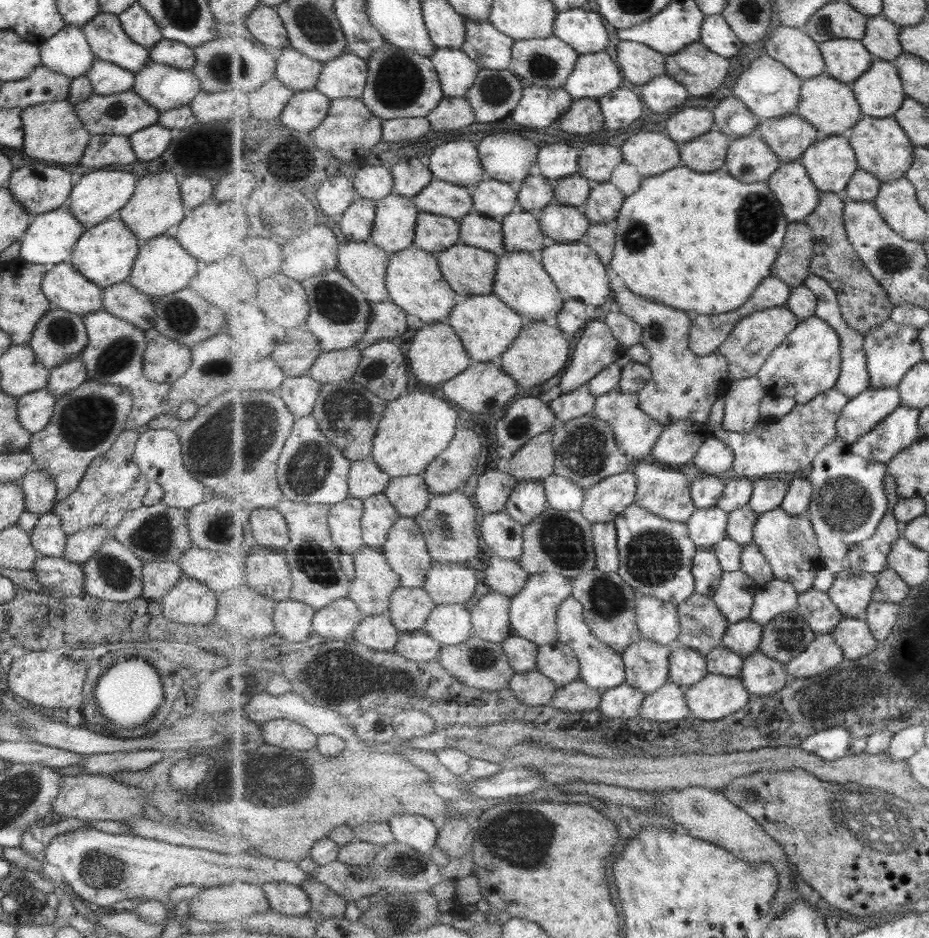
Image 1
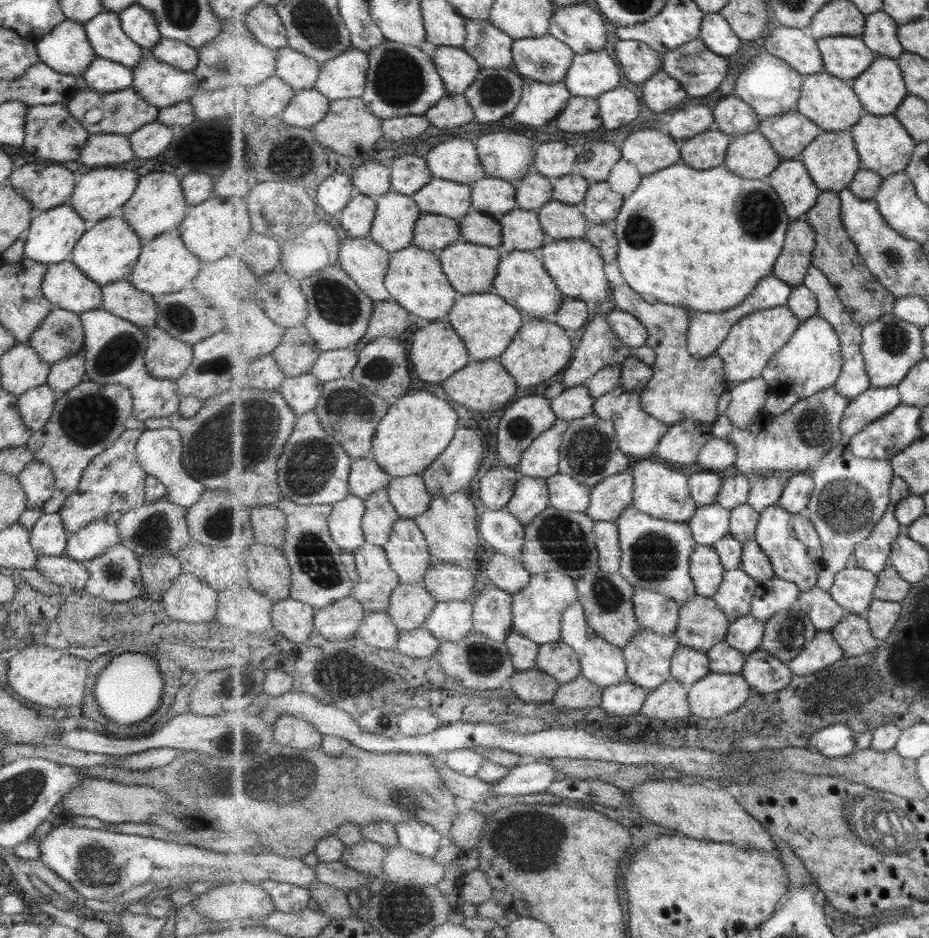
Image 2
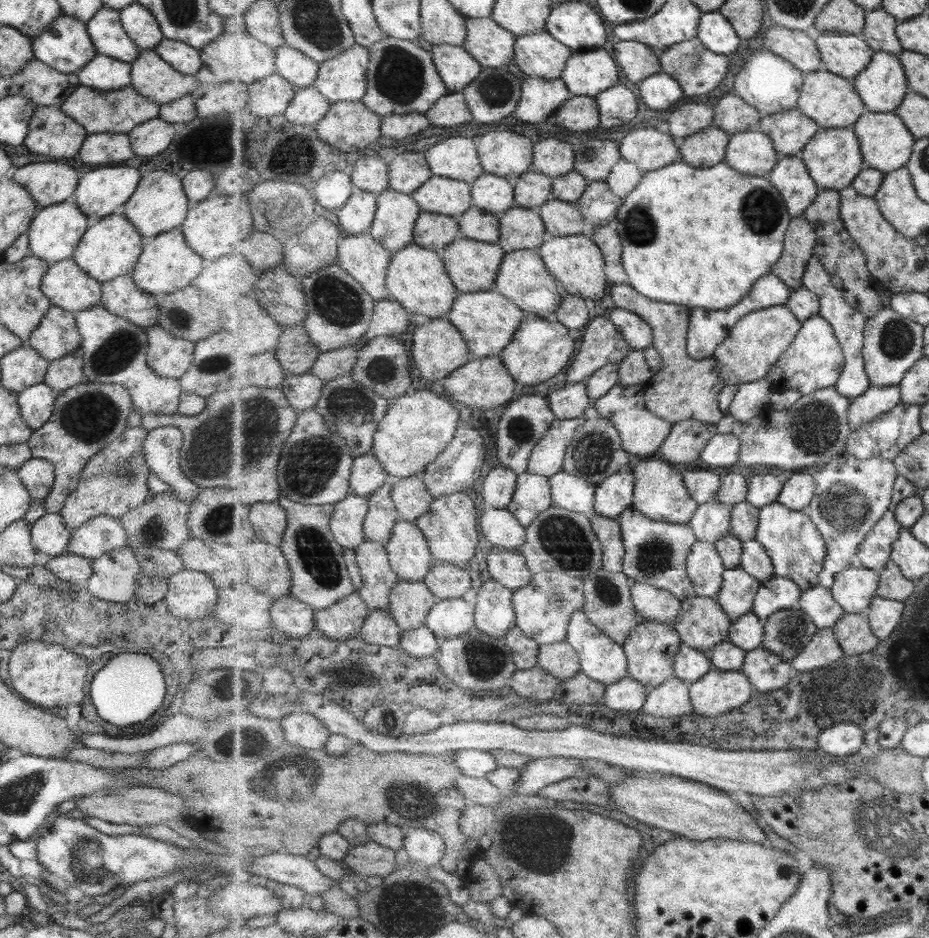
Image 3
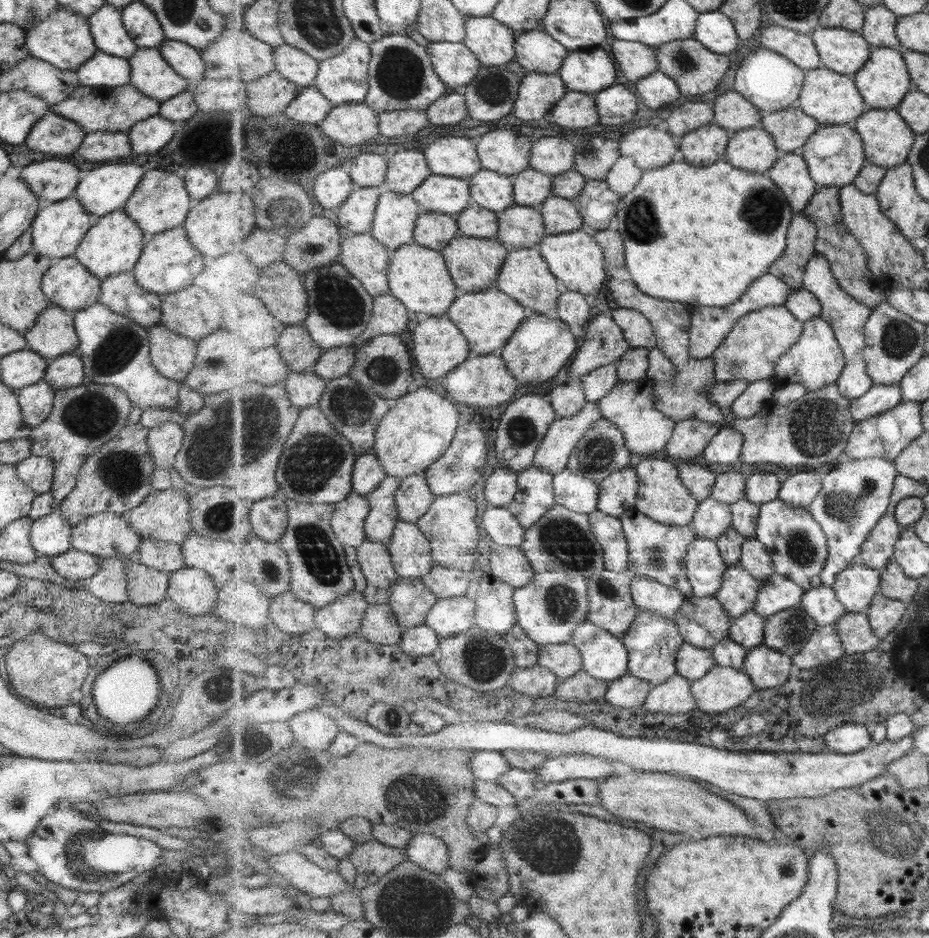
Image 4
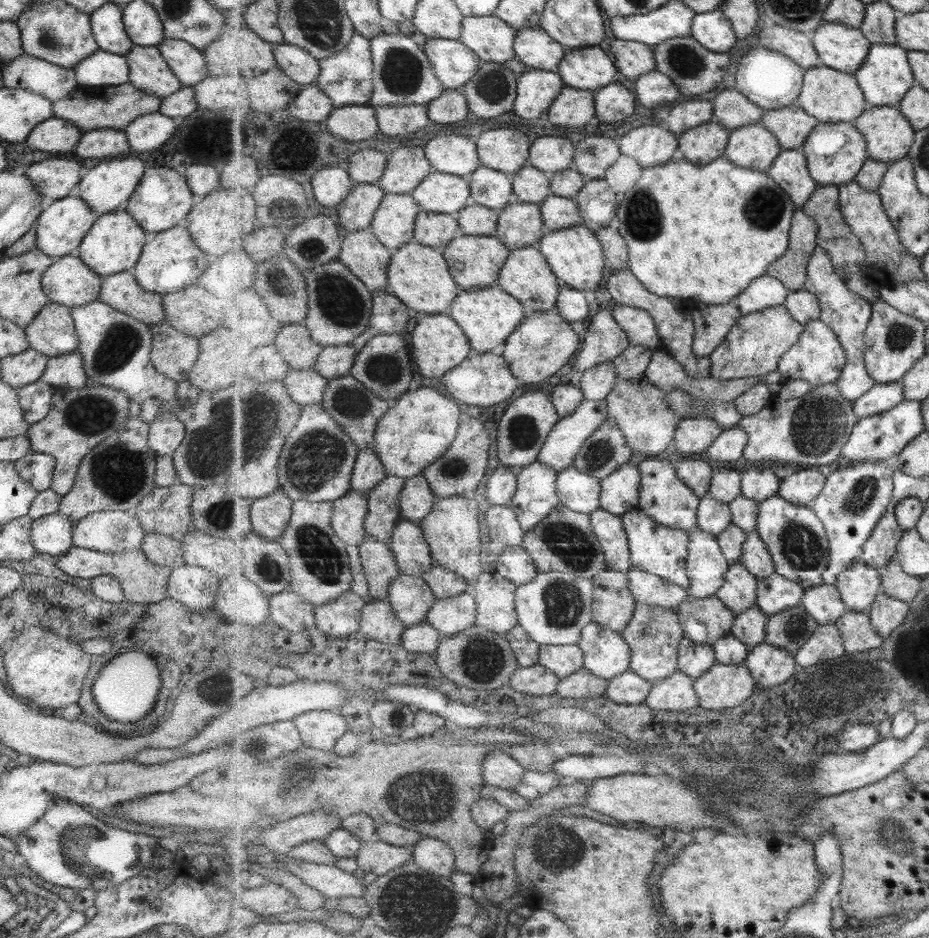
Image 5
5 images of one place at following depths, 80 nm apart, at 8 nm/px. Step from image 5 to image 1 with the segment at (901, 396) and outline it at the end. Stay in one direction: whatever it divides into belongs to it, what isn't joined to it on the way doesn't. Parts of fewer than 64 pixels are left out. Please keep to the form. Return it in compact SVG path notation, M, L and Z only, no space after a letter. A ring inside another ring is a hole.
M897 388L868 389L851 399L843 410L838 422L839 438L852 446L901 406Z

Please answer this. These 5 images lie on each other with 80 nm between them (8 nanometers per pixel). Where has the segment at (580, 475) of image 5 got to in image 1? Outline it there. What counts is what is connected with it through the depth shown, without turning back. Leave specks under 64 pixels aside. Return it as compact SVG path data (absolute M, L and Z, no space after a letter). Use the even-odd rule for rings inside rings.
M558 474L542 481L546 487L549 506L560 511L581 511L586 502L586 489L574 480Z

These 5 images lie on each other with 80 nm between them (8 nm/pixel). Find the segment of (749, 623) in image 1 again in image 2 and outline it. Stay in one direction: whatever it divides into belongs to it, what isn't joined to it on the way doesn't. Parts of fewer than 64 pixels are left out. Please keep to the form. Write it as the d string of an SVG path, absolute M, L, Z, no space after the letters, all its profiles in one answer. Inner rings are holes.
M749 614L731 623L724 641L749 655L762 646L765 630L766 623Z

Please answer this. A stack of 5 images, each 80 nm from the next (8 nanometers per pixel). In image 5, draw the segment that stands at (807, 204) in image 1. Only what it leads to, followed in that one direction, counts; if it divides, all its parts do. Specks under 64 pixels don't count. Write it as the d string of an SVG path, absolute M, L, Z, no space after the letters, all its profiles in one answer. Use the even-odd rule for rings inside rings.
M783 149L767 173L786 189L798 208L802 208L814 196L819 185L811 176L806 153L801 149Z

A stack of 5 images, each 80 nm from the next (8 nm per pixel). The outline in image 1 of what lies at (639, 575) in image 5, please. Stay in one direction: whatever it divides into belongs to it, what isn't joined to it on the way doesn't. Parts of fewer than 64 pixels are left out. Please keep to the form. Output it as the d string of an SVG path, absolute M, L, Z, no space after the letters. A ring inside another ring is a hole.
M642 593L637 594L636 601L642 636L659 644L676 646L682 631L678 605Z

